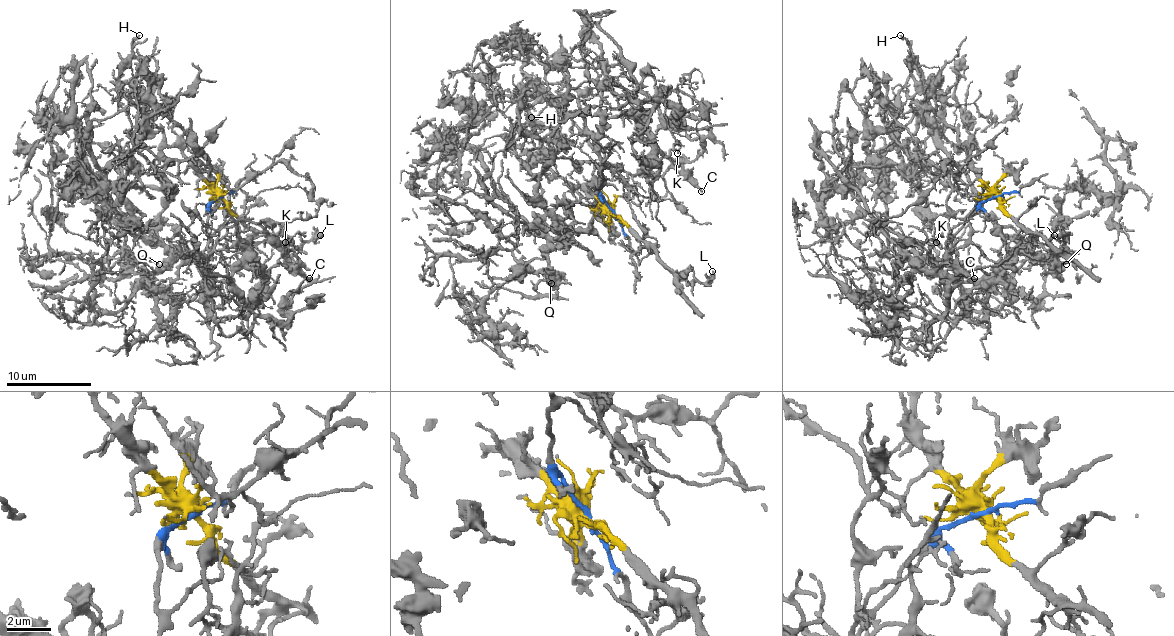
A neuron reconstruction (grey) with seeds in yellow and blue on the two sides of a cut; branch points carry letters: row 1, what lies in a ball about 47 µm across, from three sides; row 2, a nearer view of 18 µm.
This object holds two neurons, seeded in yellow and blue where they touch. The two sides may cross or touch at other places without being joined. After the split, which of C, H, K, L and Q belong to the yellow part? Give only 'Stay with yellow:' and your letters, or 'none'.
Stay with yellow: H, L

